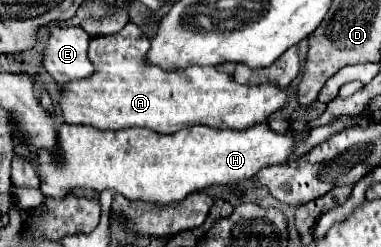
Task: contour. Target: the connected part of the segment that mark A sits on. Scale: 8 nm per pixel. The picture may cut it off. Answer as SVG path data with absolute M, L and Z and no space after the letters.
M128 22L120 32L110 36L100 36L90 40L88 58L94 64L94 74L82 80L68 82L60 96L58 106L64 116L66 124L90 124L94 128L106 130L122 130L122 128L150 128L160 134L174 134L188 126L210 126L216 130L246 130L256 124L262 124L272 112L282 108L286 104L286 90L280 90L272 84L260 84L260 86L238 86L232 82L230 74L224 74L216 68L208 66L192 66L188 70L182 70L180 74L168 74L160 70L158 66L146 66L144 64L146 54L146 34L134 24Z

